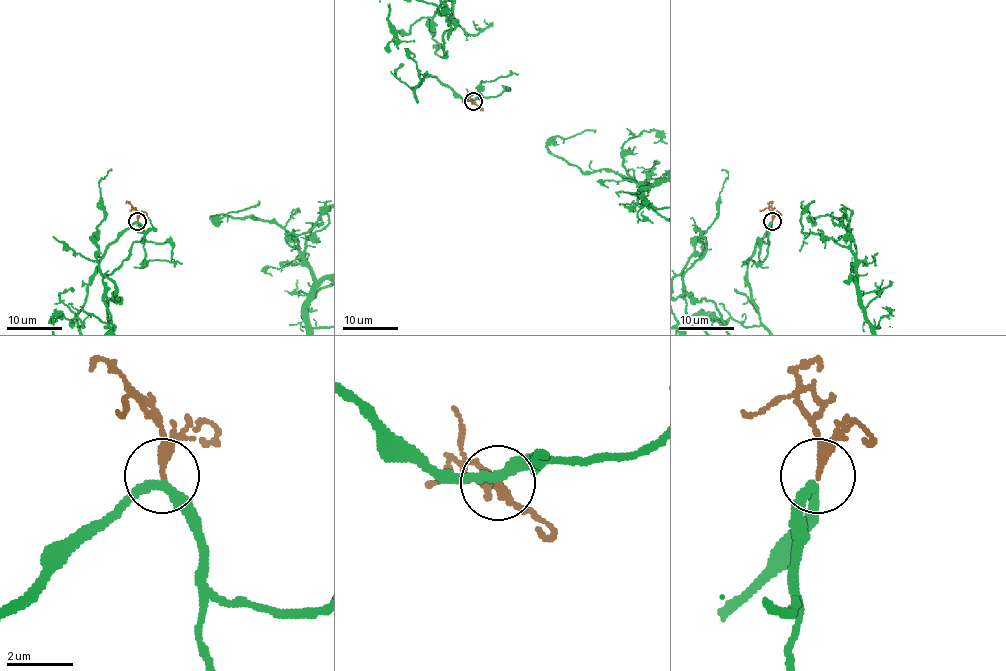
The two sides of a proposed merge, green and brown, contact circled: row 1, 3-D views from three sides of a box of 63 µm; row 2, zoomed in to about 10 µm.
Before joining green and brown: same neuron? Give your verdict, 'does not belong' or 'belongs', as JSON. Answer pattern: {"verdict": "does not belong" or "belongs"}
{"verdict": "belongs"}

